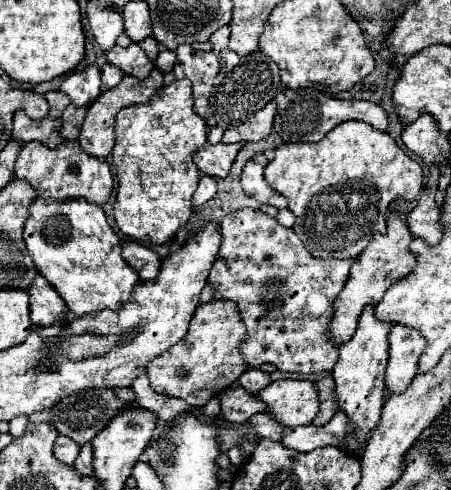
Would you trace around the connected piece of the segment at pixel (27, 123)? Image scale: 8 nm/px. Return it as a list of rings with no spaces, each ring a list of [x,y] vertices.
[[[17,109],[15,119],[13,119],[13,139],[21,141],[21,143],[29,143],[29,141],[41,141],[47,147],[57,147],[63,137],[59,135],[61,131],[61,119],[53,119],[53,117],[43,117],[41,121],[35,121],[31,117],[27,117],[27,113],[23,109]]]

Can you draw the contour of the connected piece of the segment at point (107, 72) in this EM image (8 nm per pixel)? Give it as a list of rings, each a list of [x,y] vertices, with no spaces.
[[[105,63],[101,67],[101,91],[107,91],[109,87],[115,87],[123,79],[123,73],[115,69],[115,65]]]

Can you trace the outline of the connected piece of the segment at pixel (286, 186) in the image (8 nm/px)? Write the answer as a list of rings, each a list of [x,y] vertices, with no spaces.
[[[345,121],[333,127],[317,143],[291,143],[279,147],[273,161],[265,167],[263,177],[273,191],[287,199],[289,211],[295,215],[293,231],[317,259],[357,257],[375,233],[385,233],[389,205],[393,201],[413,201],[423,187],[421,165],[409,159],[391,135],[373,129],[363,121]]]

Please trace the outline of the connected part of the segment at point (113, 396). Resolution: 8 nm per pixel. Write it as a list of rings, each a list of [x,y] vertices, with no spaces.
[[[121,387],[121,389],[87,389],[85,393],[73,393],[73,397],[65,397],[61,401],[57,401],[57,405],[51,407],[53,419],[49,421],[51,427],[55,427],[61,435],[71,437],[77,445],[85,445],[91,443],[91,439],[105,429],[105,425],[111,421],[113,413],[117,413],[117,409],[125,409],[125,405],[129,407],[137,407],[137,399],[131,387]]]

